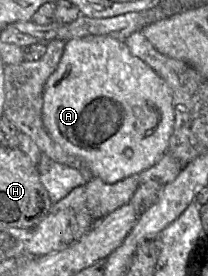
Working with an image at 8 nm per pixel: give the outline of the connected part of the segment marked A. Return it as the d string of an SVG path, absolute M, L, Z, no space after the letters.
M111 36L66 41L58 66L43 89L43 124L50 137L108 184L139 175L156 164L168 150L174 119L172 92L166 81L134 56L125 41Z

